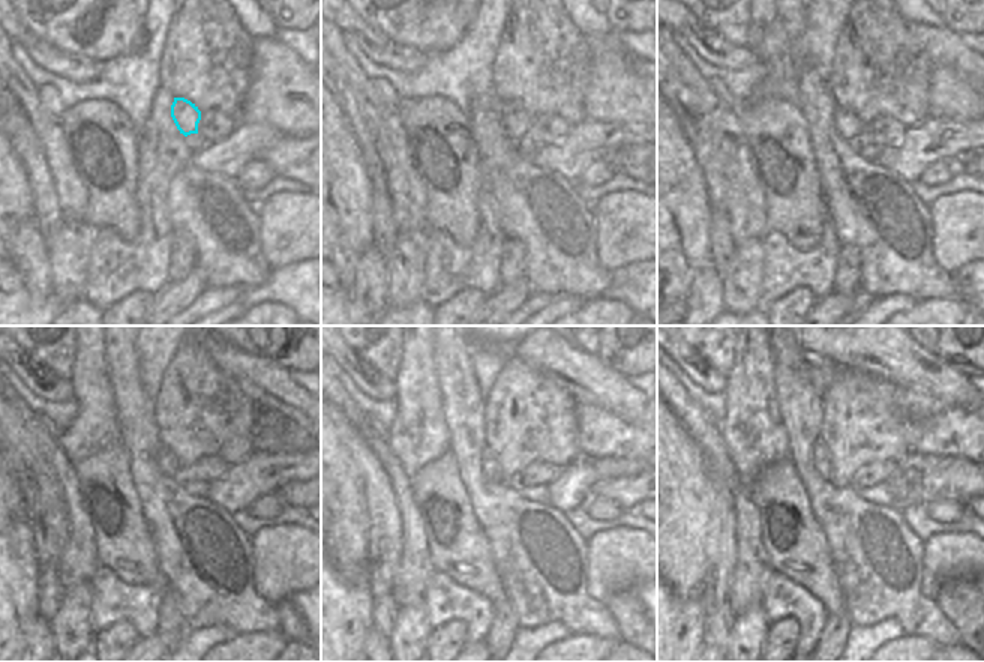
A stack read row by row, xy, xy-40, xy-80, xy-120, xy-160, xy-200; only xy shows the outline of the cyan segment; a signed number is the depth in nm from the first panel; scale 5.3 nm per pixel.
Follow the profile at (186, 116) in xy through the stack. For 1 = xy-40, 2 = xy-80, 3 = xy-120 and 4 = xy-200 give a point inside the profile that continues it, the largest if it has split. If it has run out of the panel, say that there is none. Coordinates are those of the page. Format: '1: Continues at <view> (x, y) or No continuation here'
1: Continues at xy-40 (515, 120)
2: Continues at xy-80 (848, 125)
3: Continues at xy-120 (167, 463)
4: Continues at xy-200 (821, 458)

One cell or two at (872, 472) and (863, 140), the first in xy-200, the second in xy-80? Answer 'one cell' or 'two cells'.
two cells

